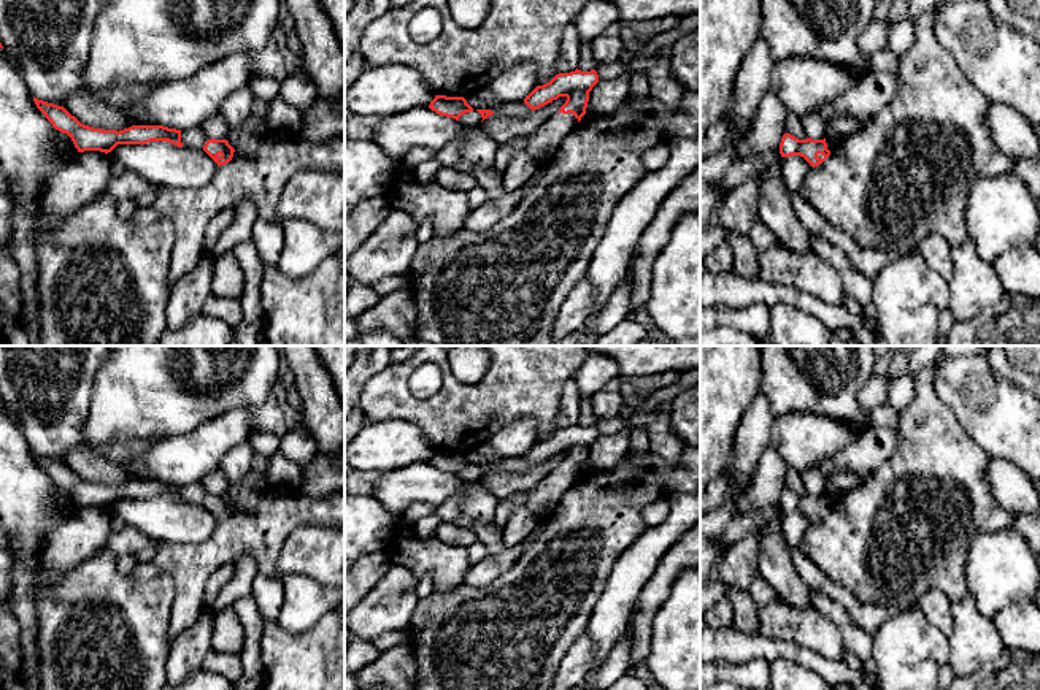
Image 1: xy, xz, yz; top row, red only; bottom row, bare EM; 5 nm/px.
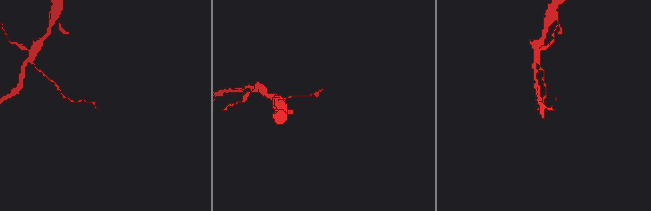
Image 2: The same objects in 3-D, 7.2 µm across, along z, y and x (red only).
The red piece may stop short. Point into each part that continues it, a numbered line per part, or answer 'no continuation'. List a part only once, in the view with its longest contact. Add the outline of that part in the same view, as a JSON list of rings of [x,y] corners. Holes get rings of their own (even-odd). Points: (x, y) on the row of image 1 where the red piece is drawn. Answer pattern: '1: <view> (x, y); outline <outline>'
no continuation

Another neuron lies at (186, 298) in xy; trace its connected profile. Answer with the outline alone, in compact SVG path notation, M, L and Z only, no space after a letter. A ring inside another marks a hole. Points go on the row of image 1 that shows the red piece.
M205 251L197 266L170 289L165 309L168 330L181 330L203 312L211 295L213 266L214 259Z

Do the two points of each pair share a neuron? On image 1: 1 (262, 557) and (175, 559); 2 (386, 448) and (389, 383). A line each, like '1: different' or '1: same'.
1: same
2: different

